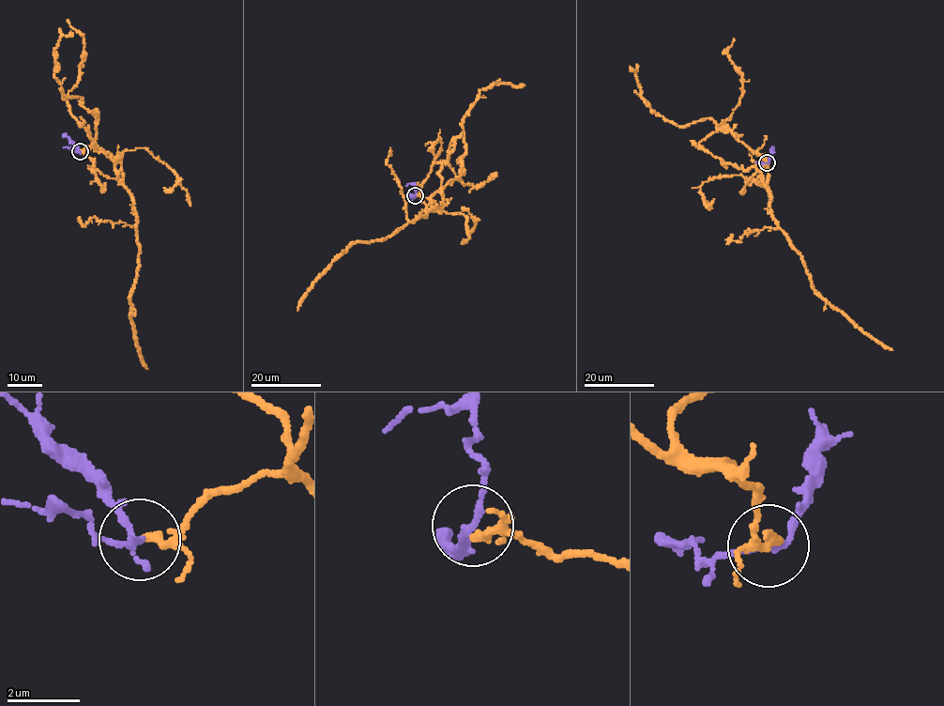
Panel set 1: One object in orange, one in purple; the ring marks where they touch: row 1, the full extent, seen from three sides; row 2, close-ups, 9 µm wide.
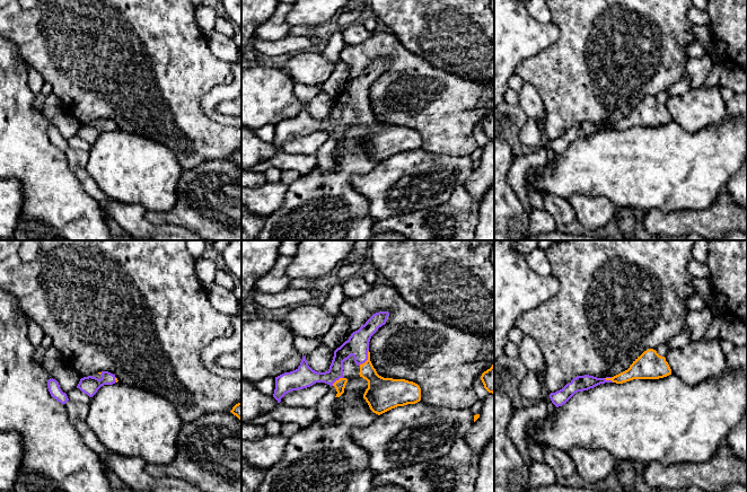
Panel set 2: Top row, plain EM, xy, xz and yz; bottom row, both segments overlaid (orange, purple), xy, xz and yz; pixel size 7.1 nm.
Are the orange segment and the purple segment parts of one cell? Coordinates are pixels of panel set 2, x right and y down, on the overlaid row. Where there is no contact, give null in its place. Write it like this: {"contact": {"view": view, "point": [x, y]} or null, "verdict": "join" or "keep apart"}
{"contact": {"view": "xz", "point": [368, 359]}, "verdict": "join"}

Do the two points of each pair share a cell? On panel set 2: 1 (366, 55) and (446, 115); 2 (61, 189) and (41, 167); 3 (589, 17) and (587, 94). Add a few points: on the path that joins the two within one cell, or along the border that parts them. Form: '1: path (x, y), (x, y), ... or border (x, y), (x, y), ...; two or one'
1: path (389, 52), (422, 76), (420, 81), (429, 93); one
2: path (55, 183), (45, 173); one
3: path (587, 36), (581, 55), (587, 75); one

